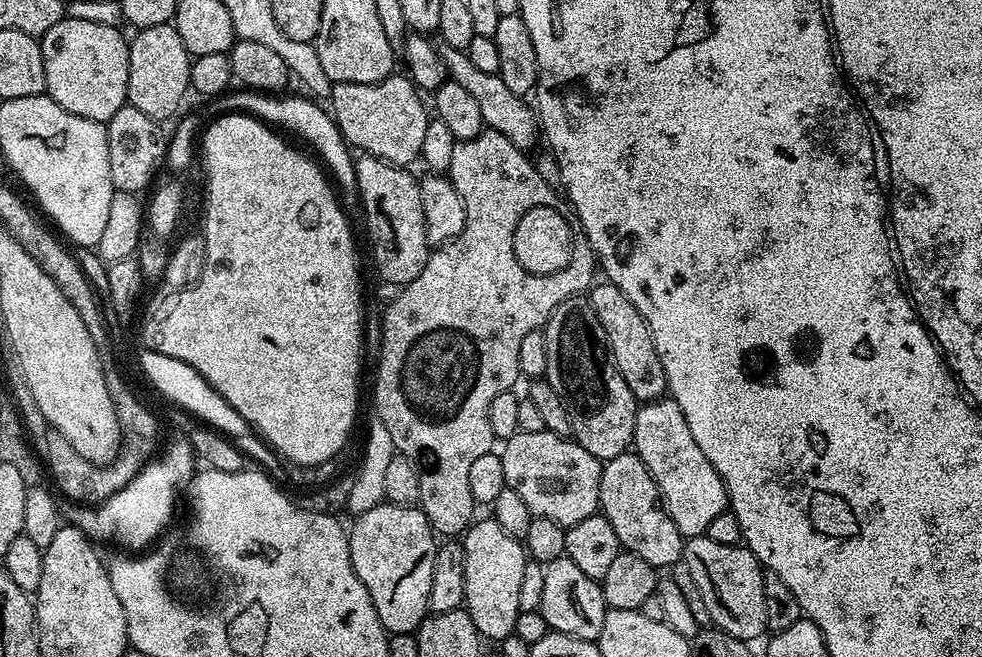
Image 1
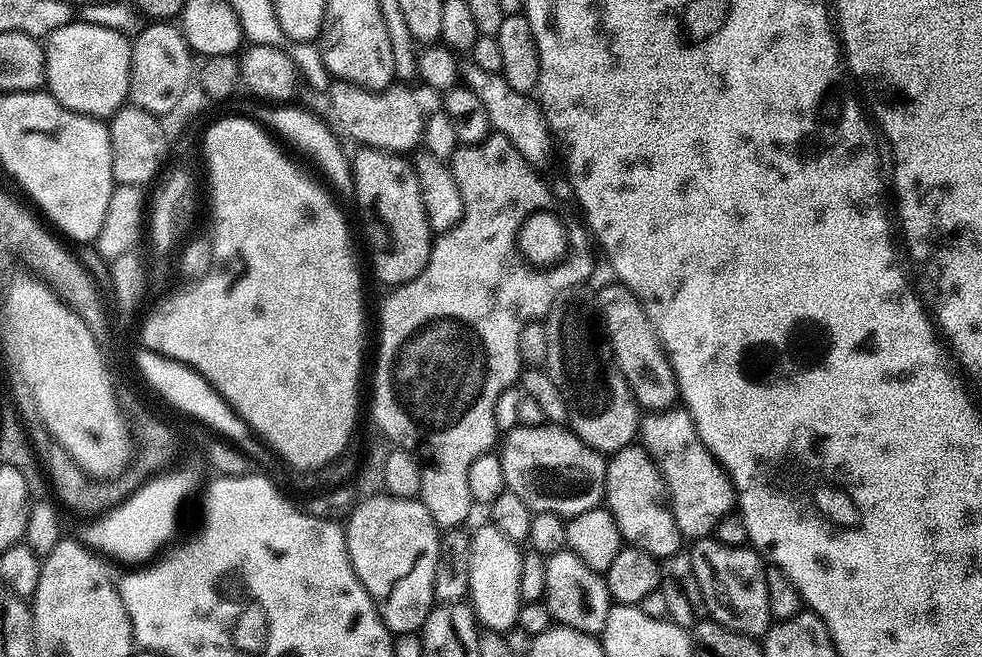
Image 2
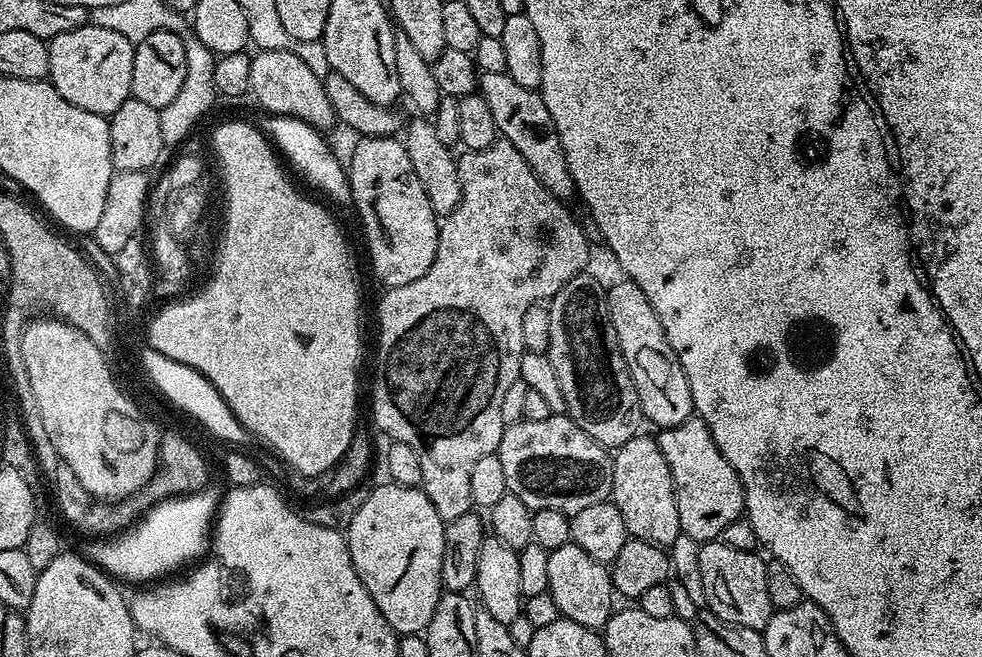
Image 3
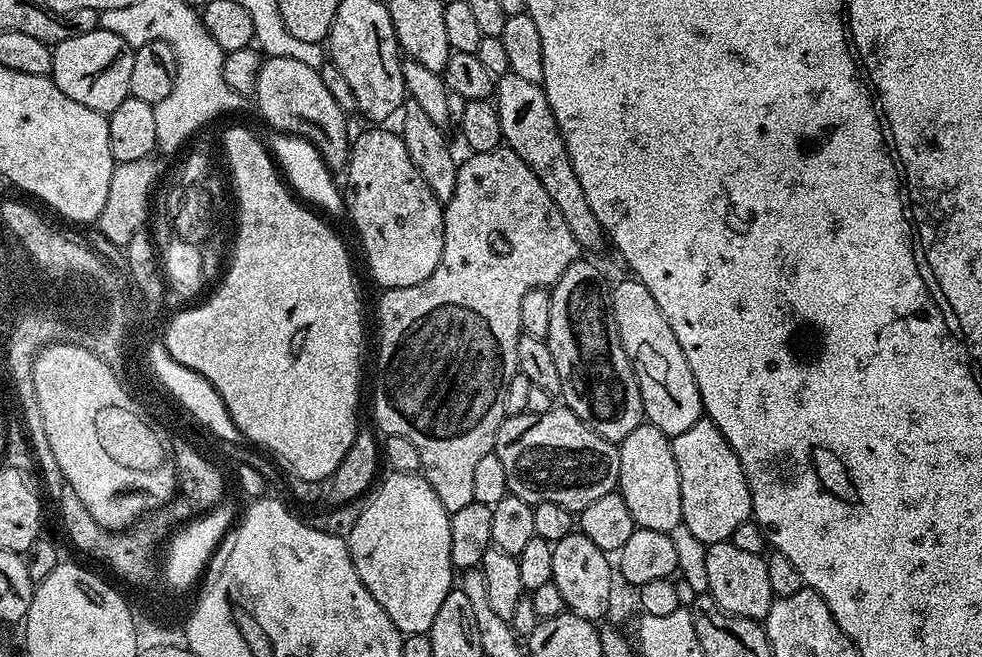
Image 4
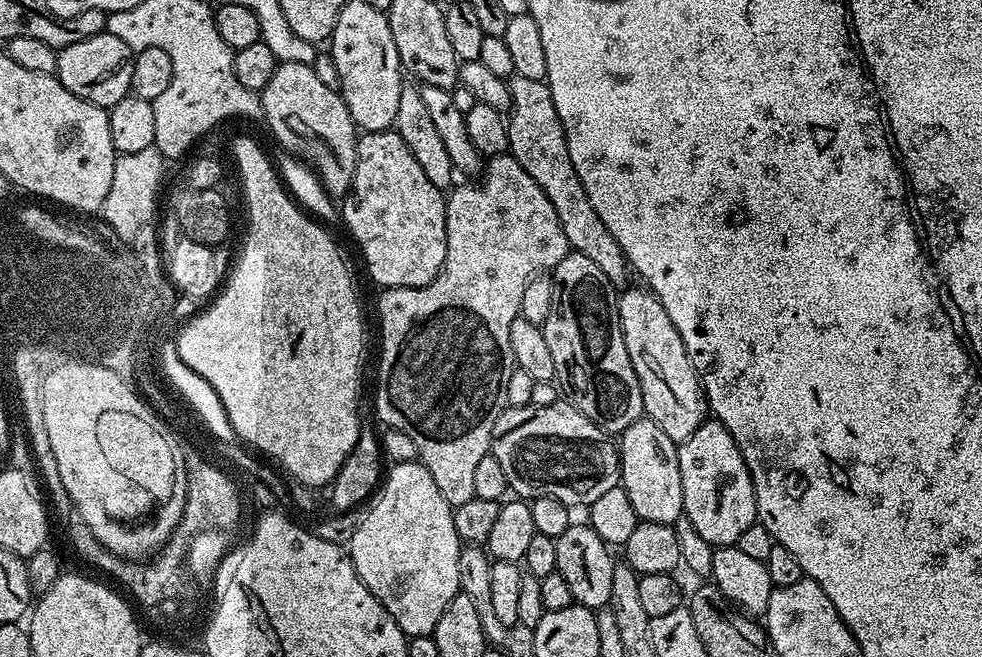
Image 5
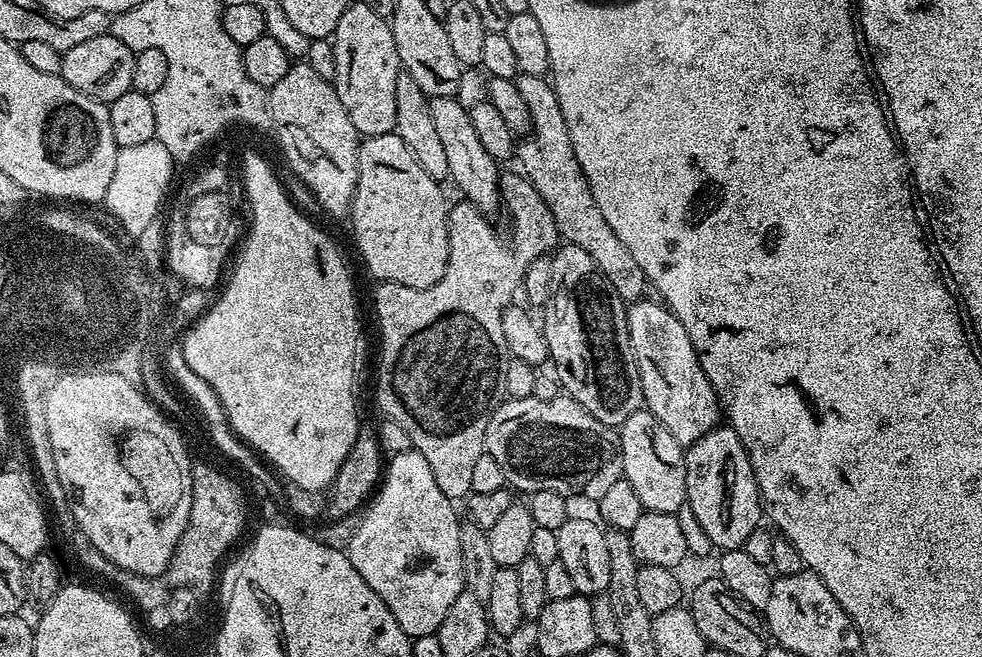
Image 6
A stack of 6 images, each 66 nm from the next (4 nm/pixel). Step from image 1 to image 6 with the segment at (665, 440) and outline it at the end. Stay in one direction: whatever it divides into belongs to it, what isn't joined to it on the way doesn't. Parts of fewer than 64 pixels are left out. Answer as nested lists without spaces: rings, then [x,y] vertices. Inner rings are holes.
[[[717,426],[710,430],[710,434],[698,438],[698,442],[685,447],[684,465],[686,502],[690,510],[694,510],[694,518],[698,518],[702,530],[706,530],[706,538],[710,538],[713,549],[743,548],[746,538],[761,527],[762,505],[742,438],[738,438],[736,431],[730,427]]]

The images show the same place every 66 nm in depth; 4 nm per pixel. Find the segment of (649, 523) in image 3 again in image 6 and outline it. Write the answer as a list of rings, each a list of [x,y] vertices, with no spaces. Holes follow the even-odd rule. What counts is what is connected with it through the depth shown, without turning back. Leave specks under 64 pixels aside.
[[[641,410],[630,414],[624,424],[619,425],[618,439],[620,442],[620,467],[623,479],[634,486],[634,494],[638,494],[638,502],[642,502],[646,512],[675,512],[688,499],[686,494],[686,466],[684,465],[685,445],[680,444],[654,418],[654,414]]]

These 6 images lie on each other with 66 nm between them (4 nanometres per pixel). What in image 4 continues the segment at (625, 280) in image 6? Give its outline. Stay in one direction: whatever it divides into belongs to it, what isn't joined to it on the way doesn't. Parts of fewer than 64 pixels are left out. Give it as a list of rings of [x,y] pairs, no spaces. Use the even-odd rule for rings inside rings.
[[[508,71],[505,76],[499,77],[495,81],[494,103],[496,112],[500,115],[500,125],[504,135],[503,143],[512,148],[514,154],[518,154],[518,158],[522,158],[522,162],[526,162],[526,166],[530,166],[530,170],[534,170],[534,178],[538,178],[538,182],[542,182],[546,194],[550,194],[550,198],[554,202],[554,206],[558,206],[562,218],[566,218],[566,226],[570,226],[570,234],[574,234],[581,249],[596,248],[600,243],[605,243],[604,227],[598,222],[598,218],[594,218],[594,210],[590,210],[590,202],[586,202],[586,194],[582,194],[578,174],[574,174],[570,154],[566,150],[560,127],[550,110],[550,102],[546,98],[543,87],[534,82],[525,82],[524,79],[518,78],[518,74]]]

